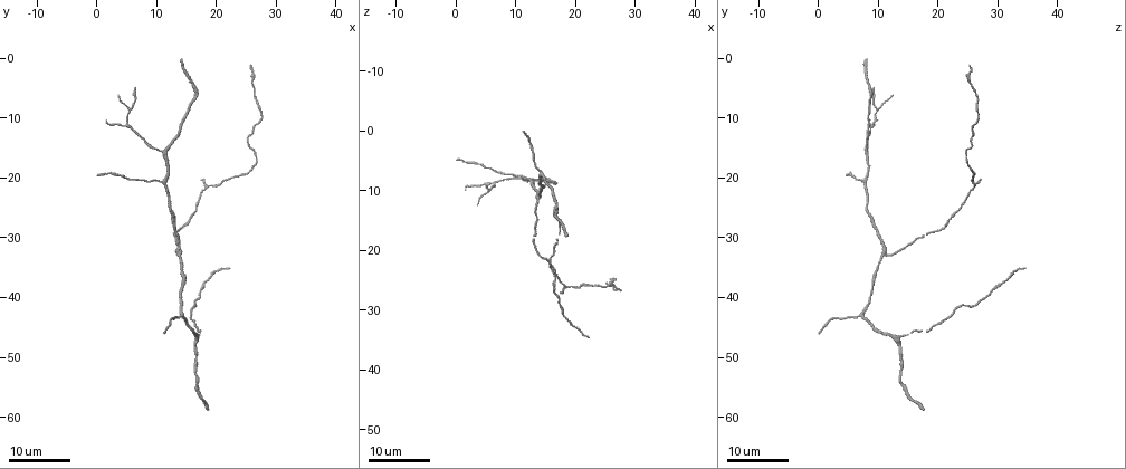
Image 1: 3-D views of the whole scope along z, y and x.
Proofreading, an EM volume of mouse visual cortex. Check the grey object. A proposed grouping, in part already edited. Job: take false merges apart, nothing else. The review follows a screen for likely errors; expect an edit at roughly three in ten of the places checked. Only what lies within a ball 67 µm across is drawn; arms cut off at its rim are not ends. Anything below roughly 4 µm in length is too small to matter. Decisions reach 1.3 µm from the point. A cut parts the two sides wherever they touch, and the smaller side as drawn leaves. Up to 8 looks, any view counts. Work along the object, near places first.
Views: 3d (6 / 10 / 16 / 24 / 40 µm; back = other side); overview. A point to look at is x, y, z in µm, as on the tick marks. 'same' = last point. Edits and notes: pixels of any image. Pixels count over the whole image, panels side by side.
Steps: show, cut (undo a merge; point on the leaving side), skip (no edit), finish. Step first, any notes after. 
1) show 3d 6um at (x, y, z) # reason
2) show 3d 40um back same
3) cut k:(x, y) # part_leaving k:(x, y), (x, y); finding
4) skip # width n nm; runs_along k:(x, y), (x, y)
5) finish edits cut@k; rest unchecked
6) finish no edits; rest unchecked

show 3d 16um at (14.5, 43.0, 7.0) # three-way junction

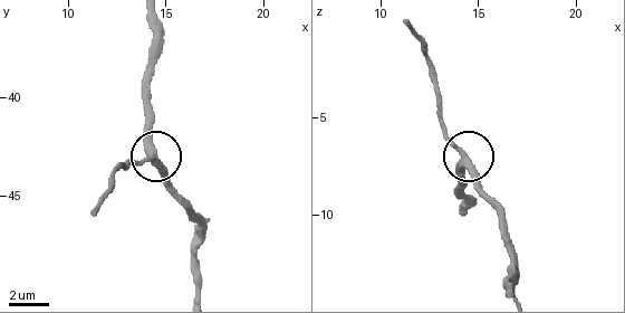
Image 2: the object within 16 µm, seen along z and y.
show 3d 10um at (14.3, 43.0, 6.9)

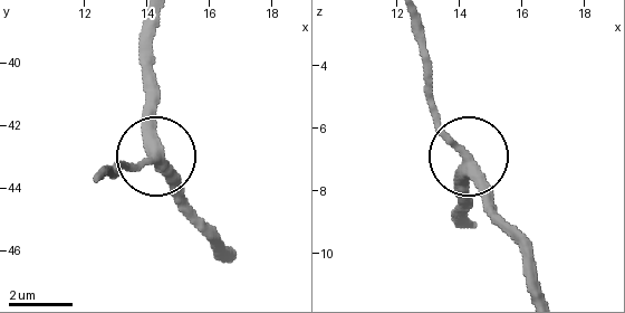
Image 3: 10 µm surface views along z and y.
skip # continuous, no second cell

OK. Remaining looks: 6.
show 3d 16um at (16.5, 47.5, 13.5) # arms part here

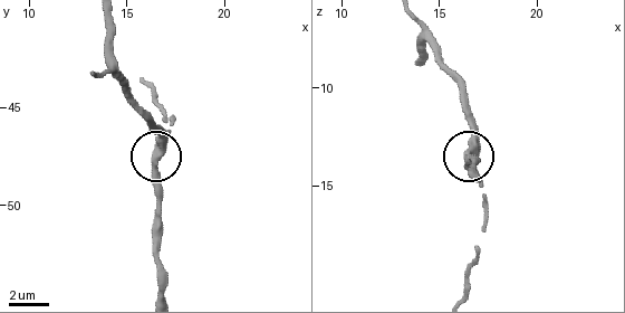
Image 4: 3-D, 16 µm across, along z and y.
show 3d 10um same

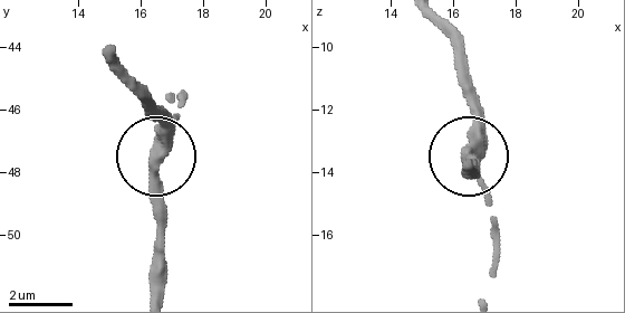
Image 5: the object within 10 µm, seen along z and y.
skip # arms 3; runs_along 5:(121, 67), (160, 107), (152, 163), (160, 249); all the same cell

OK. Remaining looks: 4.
show 3d 16um at (14.0, 33.0, 11.0) # three arms meet

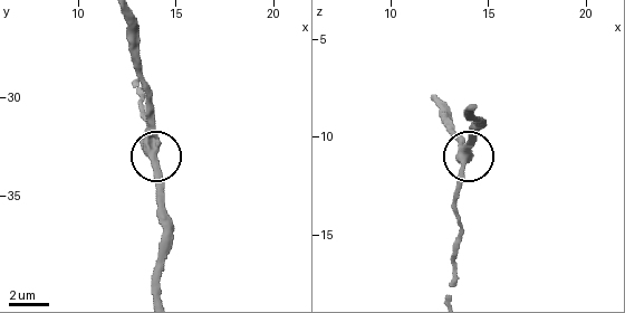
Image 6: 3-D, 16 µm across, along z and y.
show 3d 10um at (14.0, 32.6, 10.9) # closer look

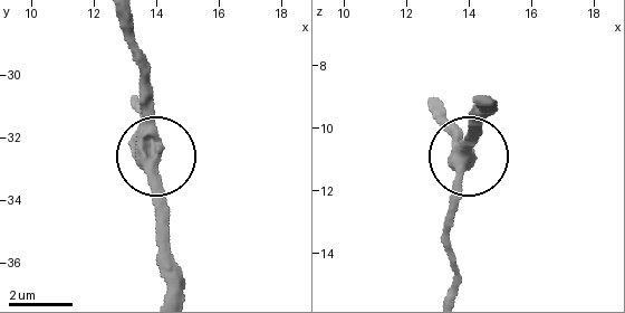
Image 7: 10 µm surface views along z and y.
skip # arms 3; one cell here

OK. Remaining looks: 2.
show 3d 24um at (19.0, 21.5, 26.5) # three arms meet

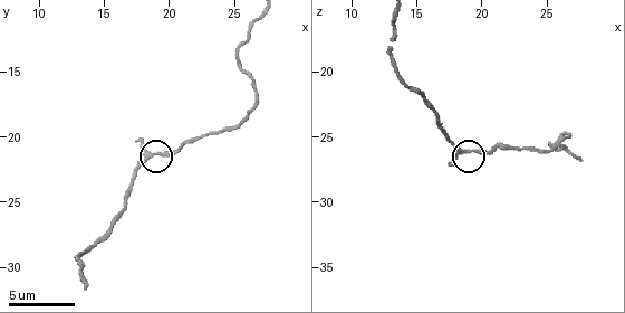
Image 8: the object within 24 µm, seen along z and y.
show 3d 6um at (19.2, 21.2, 26.2)

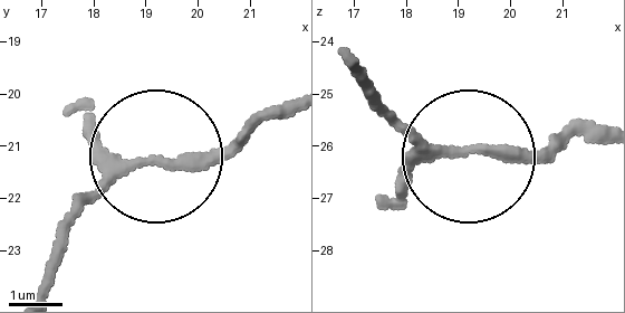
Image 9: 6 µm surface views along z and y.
skip # width 190 nm; runs_along 9:(348, 58), (442, 151), (602, 138); continuous, no second cell

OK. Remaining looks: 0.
finish no edits; rest unchecked

